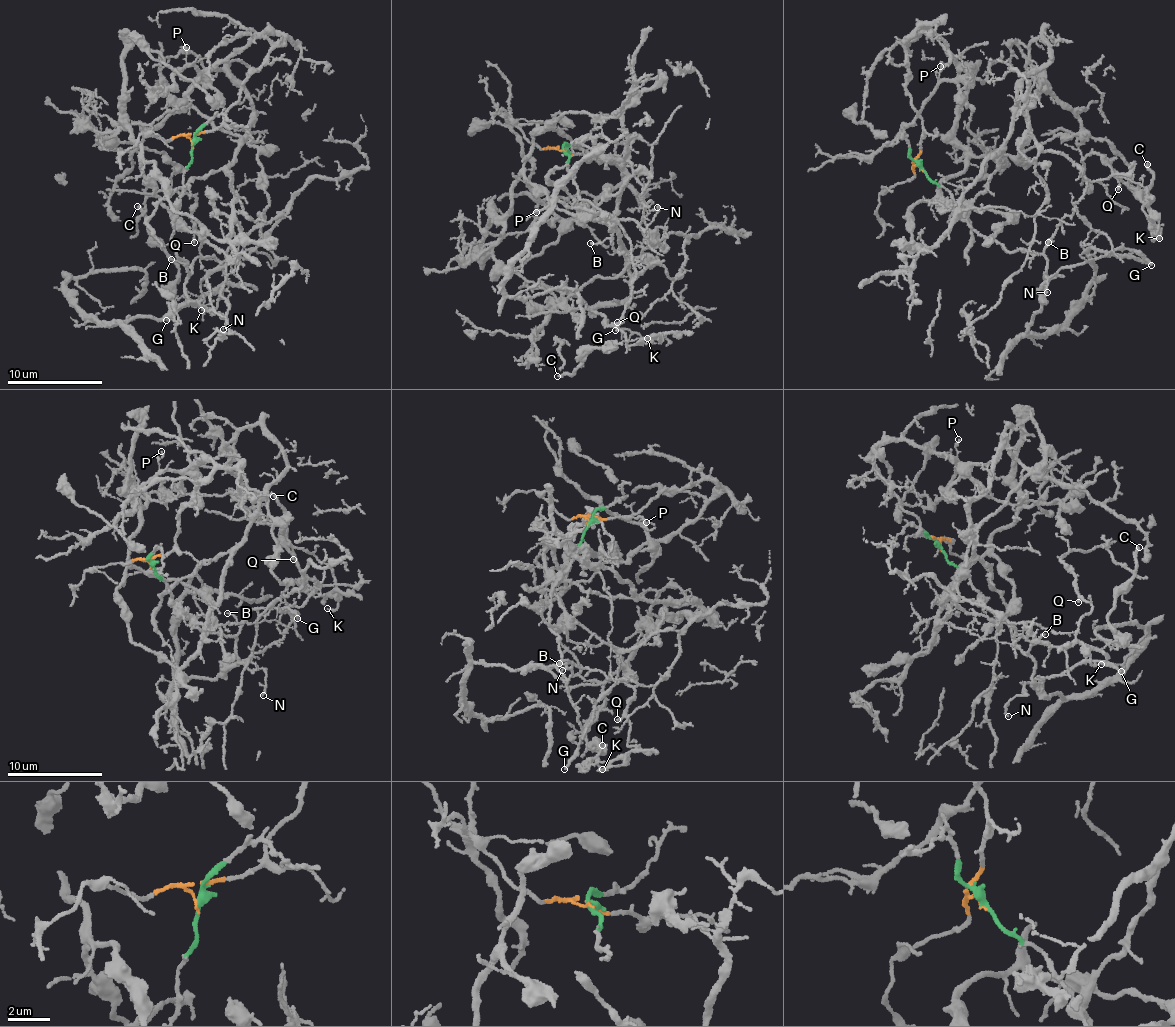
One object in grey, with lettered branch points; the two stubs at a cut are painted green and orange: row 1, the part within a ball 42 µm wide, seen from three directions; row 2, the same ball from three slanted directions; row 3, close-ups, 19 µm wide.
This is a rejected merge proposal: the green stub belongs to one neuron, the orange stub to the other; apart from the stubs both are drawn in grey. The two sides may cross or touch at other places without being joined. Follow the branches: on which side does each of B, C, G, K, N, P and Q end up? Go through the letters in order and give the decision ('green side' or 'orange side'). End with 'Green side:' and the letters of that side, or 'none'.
B: green side
C: orange side
G: green side
K: orange side
N: green side
P: orange side
Q: orange side
Green side: B, G, N

